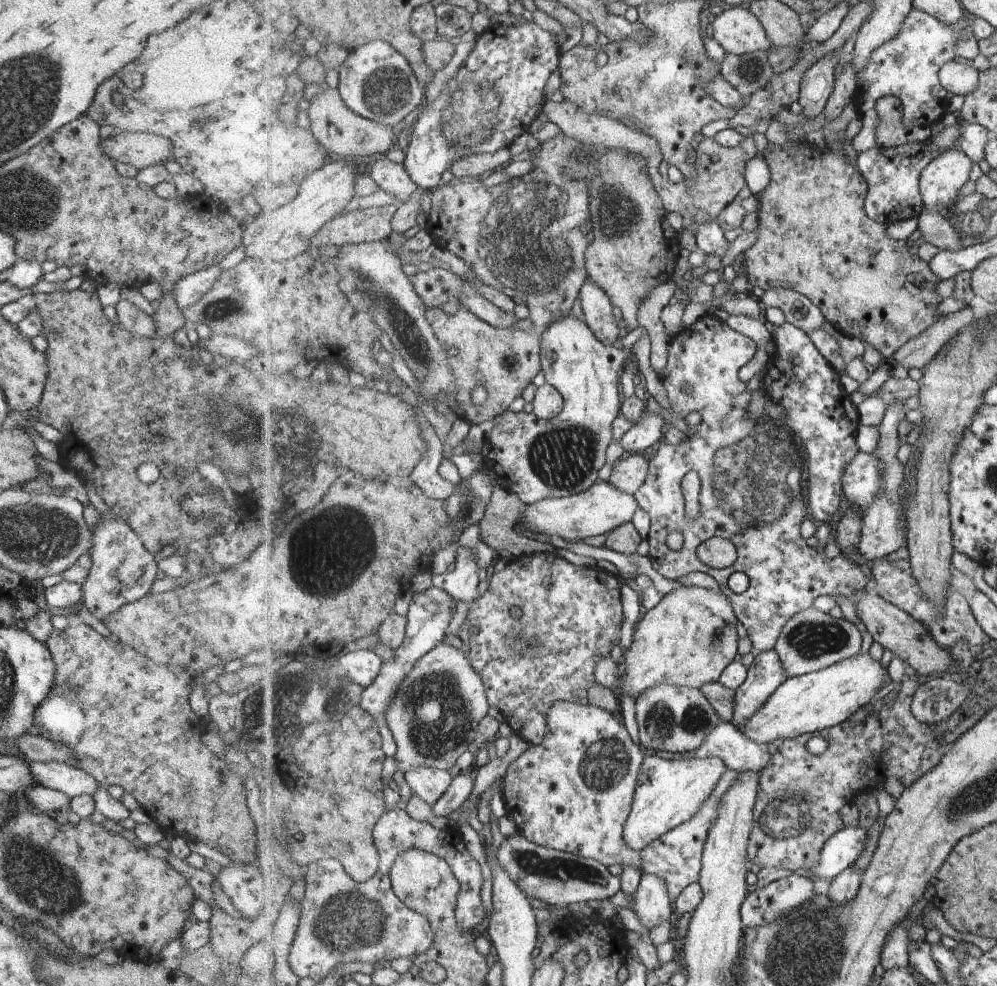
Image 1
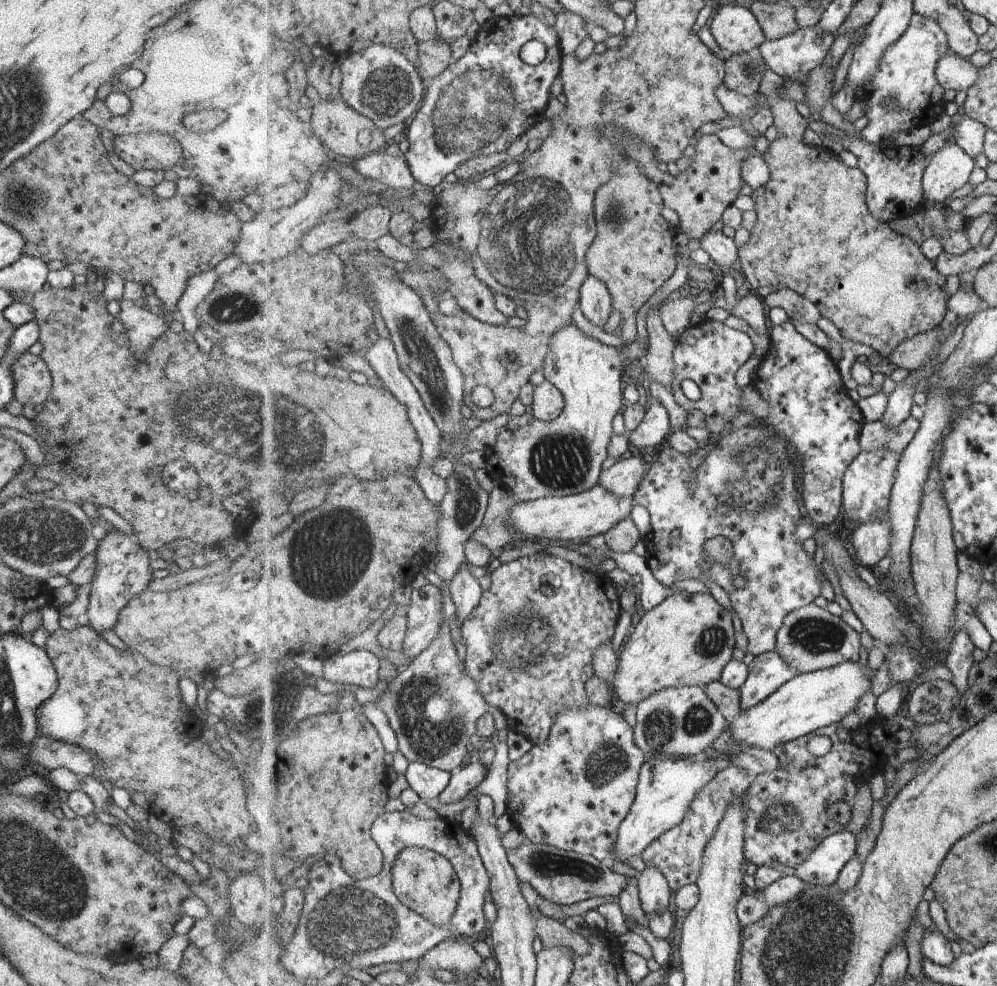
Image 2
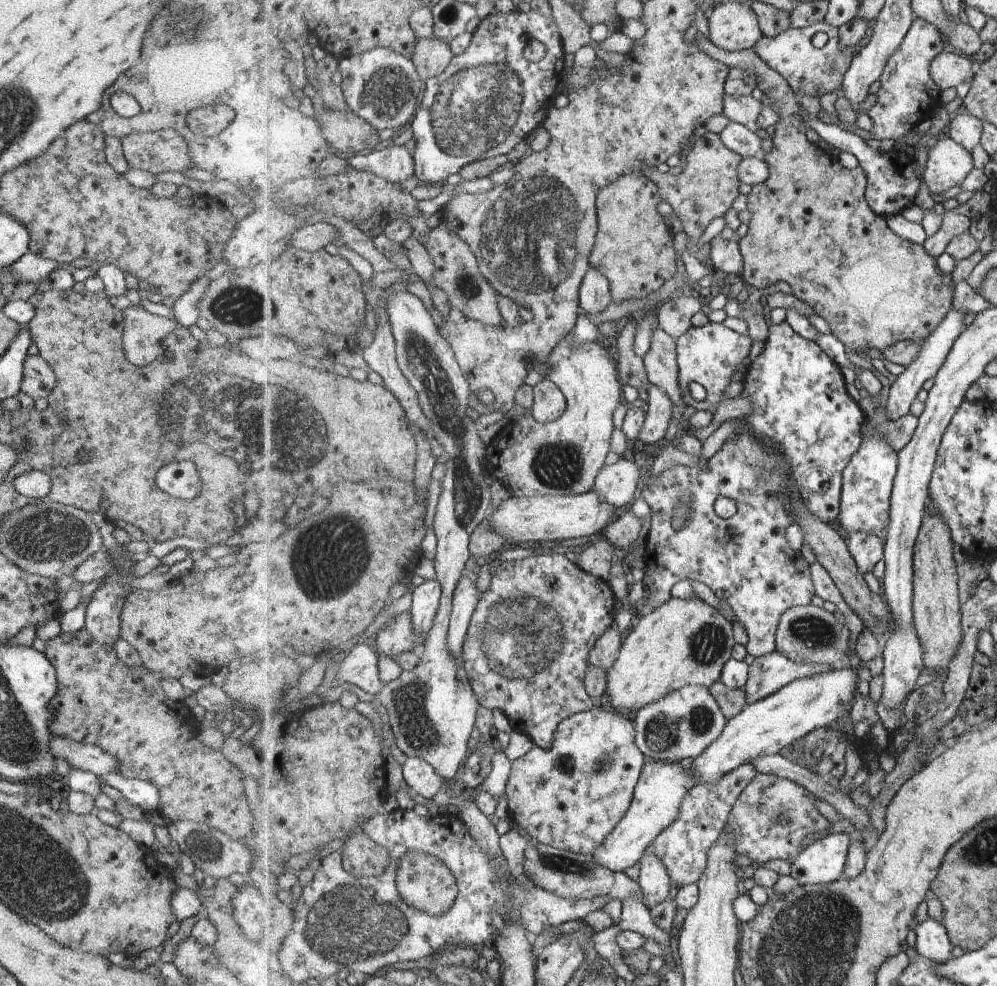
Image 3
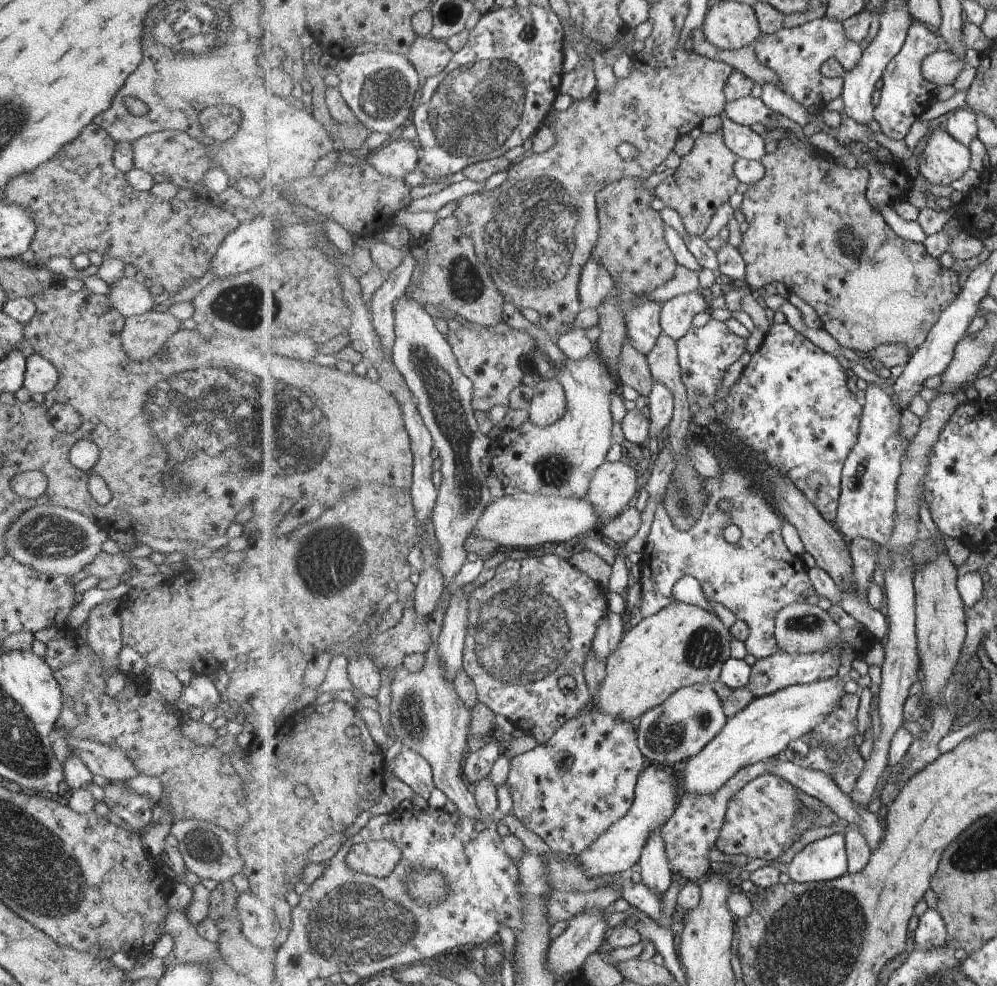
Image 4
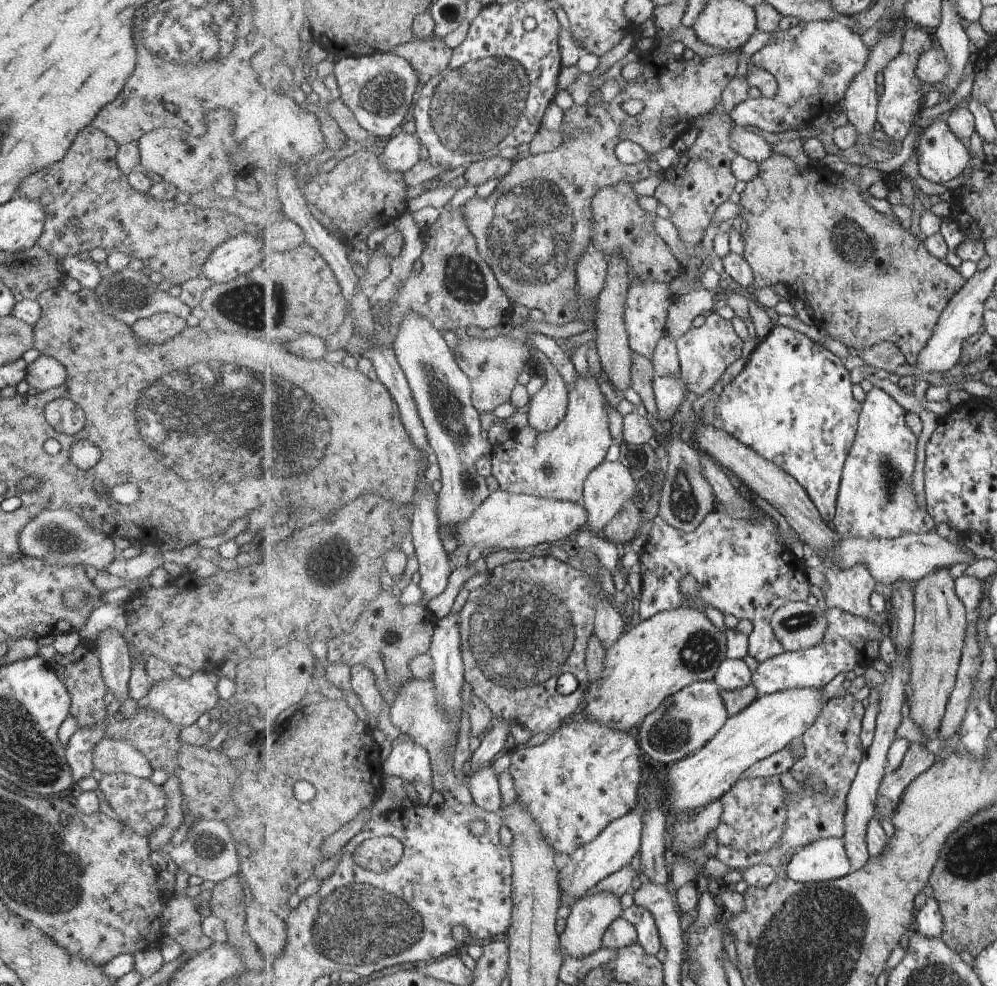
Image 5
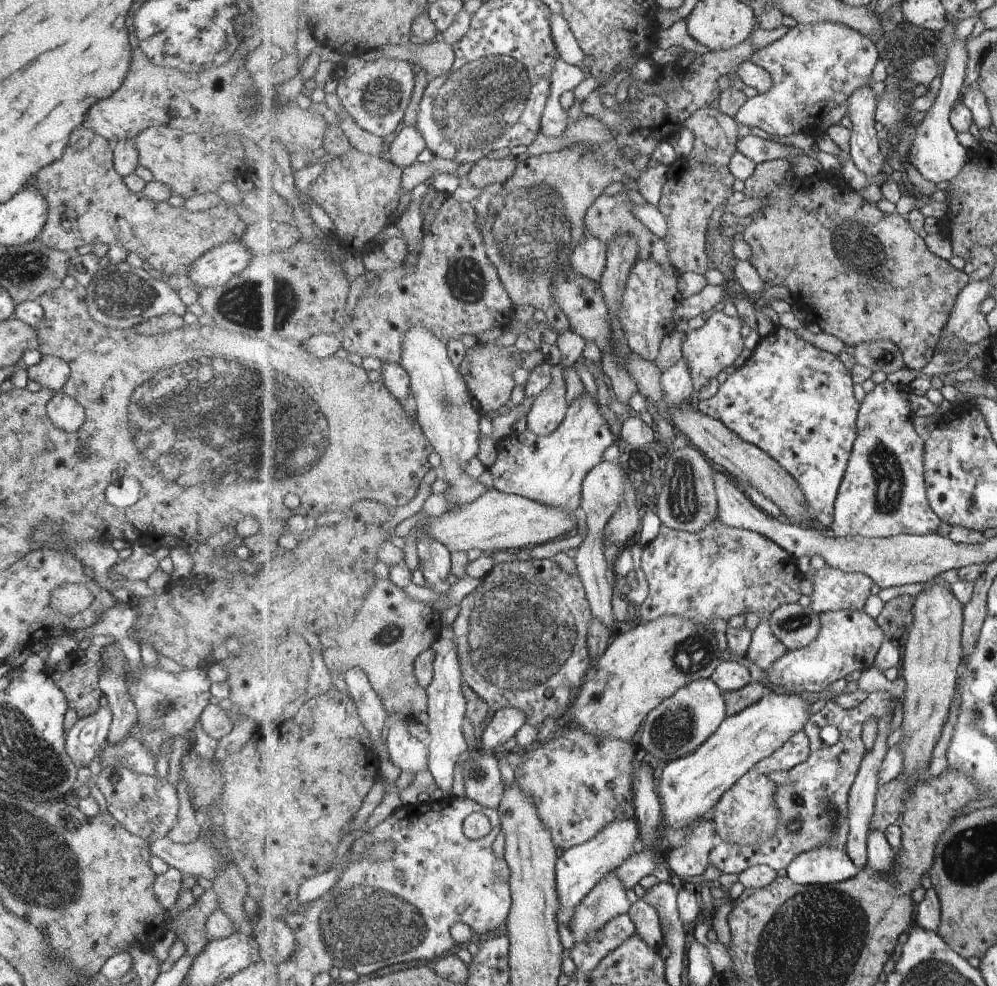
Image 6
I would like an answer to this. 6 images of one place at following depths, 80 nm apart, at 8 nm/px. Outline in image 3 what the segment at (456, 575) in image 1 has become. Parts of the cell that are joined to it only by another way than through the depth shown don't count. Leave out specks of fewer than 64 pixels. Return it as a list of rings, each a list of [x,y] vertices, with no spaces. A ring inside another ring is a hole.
[[[469,576],[459,579],[459,588],[455,590],[455,602],[453,601],[453,620],[449,630],[448,643],[451,652],[457,656],[463,652],[467,640],[468,628],[477,605],[480,604],[480,594],[477,584]]]

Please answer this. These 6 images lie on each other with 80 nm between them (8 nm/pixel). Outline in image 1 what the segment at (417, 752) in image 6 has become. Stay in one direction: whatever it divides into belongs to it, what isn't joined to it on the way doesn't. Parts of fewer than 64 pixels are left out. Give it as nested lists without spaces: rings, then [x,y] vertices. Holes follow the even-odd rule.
[[[435,767],[413,768],[413,770],[408,770],[405,776],[412,792],[417,793],[429,804],[436,804],[441,797],[445,796],[453,779],[447,769]]]

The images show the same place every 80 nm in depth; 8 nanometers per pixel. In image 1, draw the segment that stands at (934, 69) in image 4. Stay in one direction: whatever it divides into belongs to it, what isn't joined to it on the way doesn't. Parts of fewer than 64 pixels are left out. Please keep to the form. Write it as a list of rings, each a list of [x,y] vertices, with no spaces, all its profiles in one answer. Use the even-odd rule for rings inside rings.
[[[960,58],[947,63],[939,74],[941,84],[954,94],[967,96],[979,88],[980,71]]]

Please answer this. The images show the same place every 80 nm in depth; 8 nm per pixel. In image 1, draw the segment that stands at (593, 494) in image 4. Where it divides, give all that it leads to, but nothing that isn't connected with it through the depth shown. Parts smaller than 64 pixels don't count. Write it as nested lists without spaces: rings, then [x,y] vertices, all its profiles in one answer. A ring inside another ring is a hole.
[[[630,453],[627,458],[613,463],[608,481],[623,492],[634,495],[645,484],[649,471],[650,461],[642,453]]]

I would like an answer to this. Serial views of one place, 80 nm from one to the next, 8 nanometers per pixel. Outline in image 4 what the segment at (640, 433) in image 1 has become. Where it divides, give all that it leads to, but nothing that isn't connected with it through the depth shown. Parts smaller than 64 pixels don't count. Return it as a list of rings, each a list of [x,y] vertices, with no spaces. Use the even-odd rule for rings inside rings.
[[[655,381],[649,396],[646,412],[650,420],[650,438],[656,440],[657,436],[669,427],[673,418],[673,393],[665,383]]]

